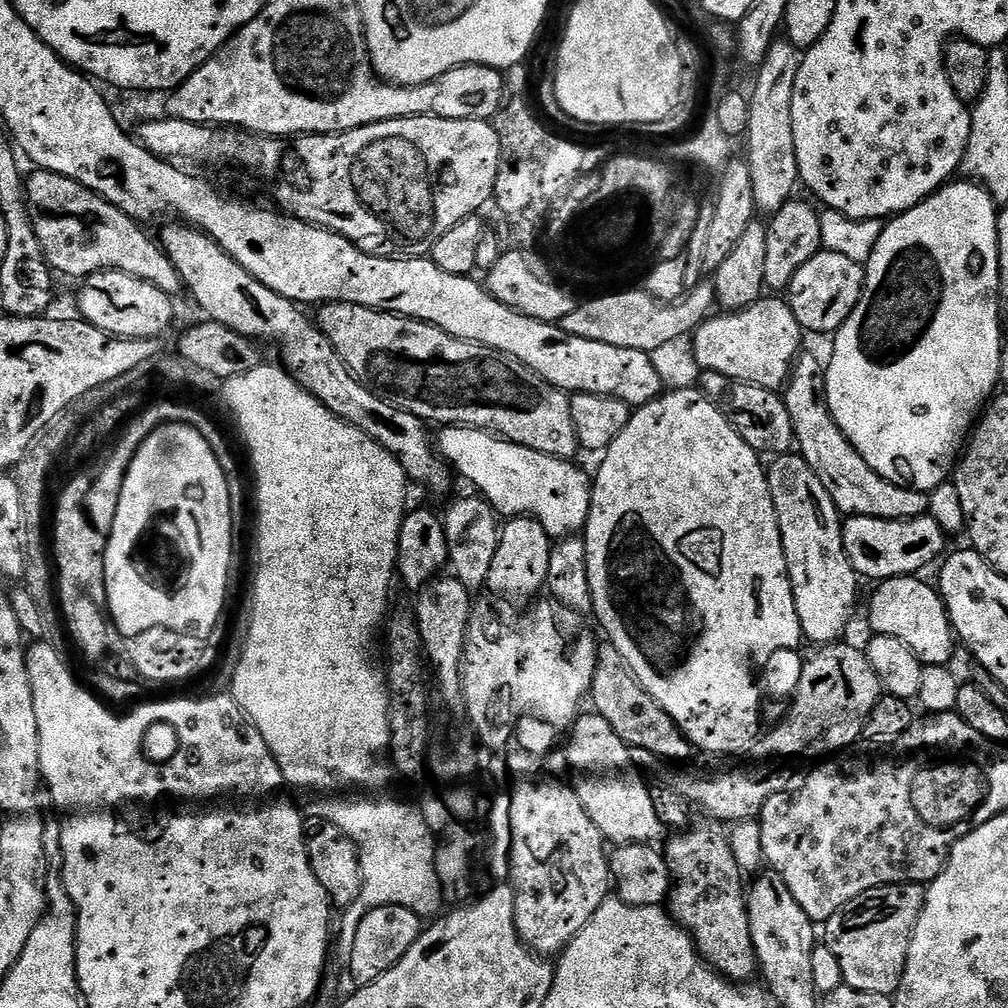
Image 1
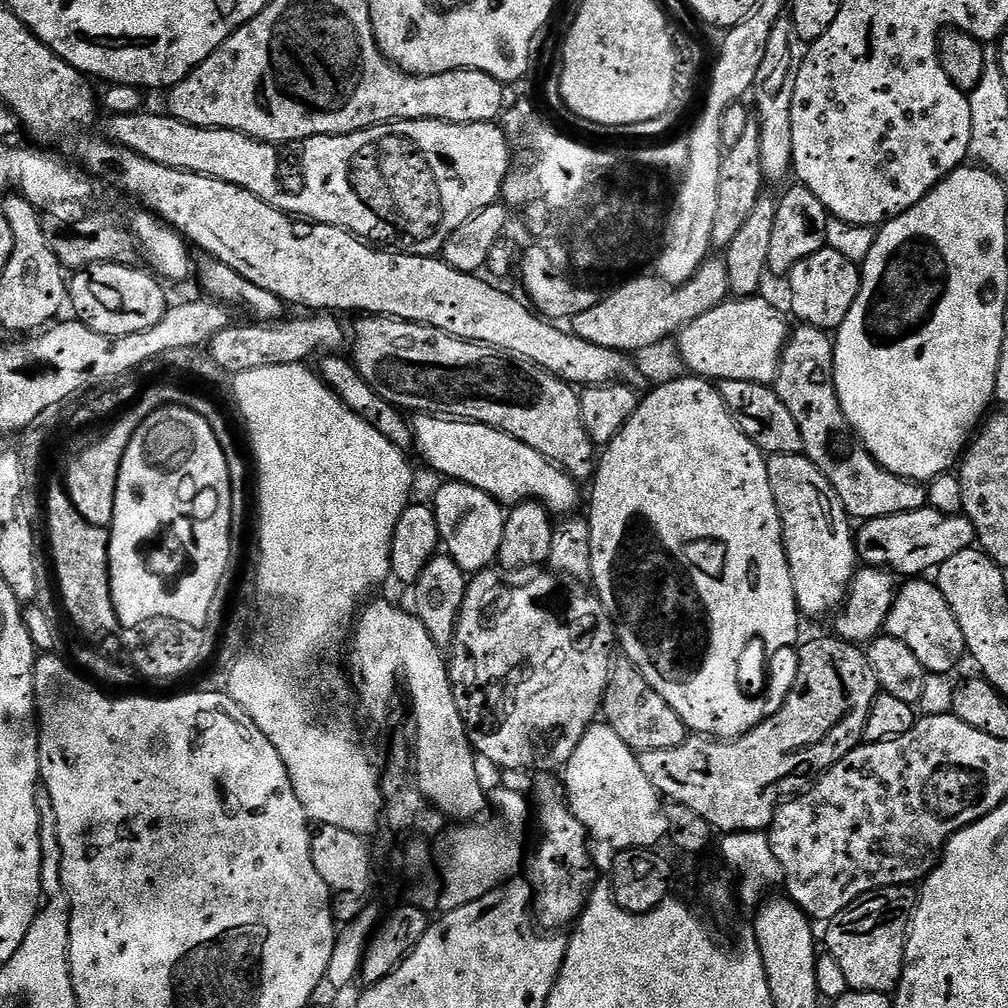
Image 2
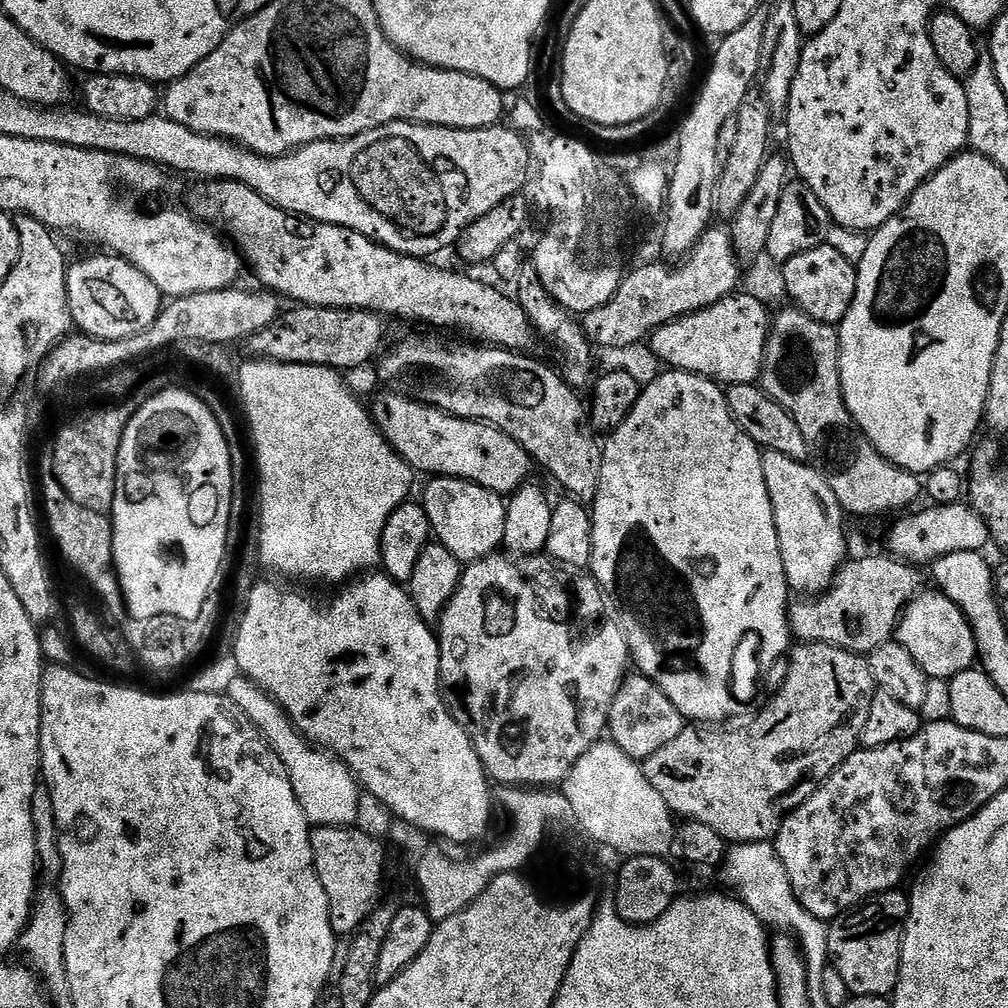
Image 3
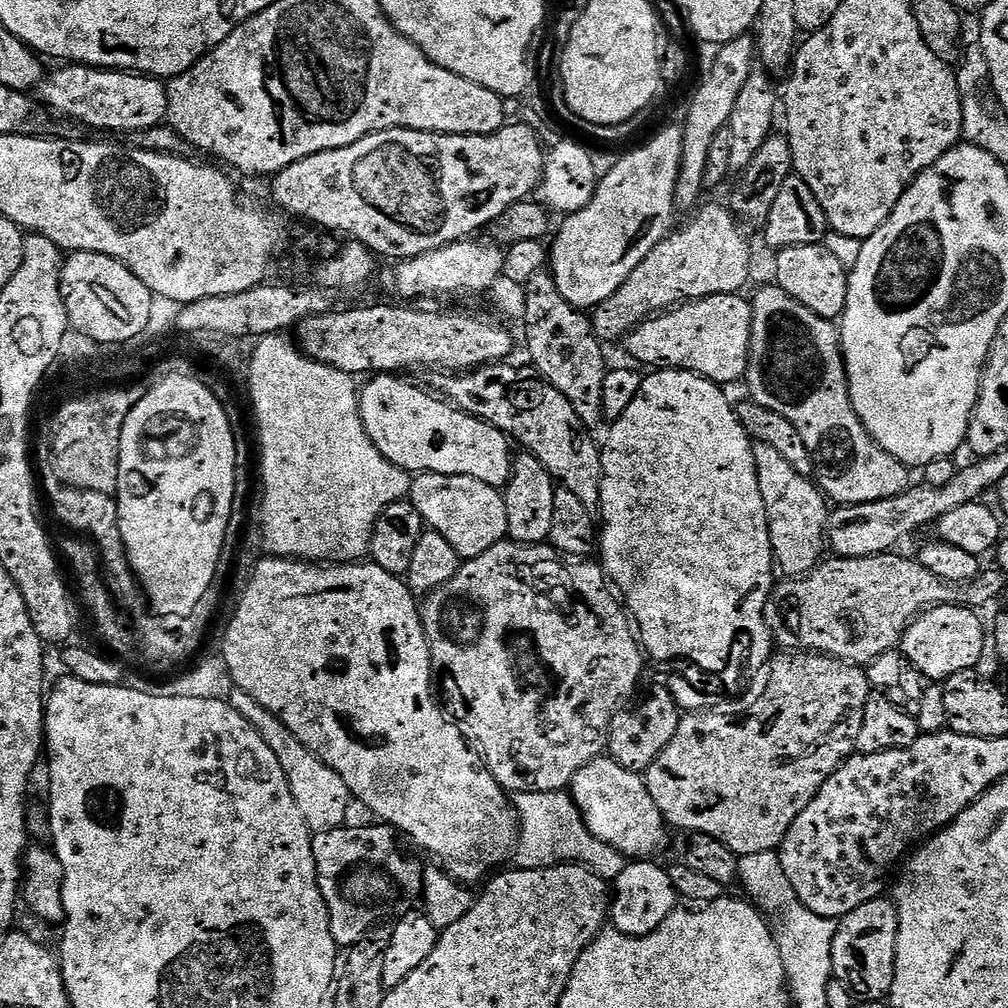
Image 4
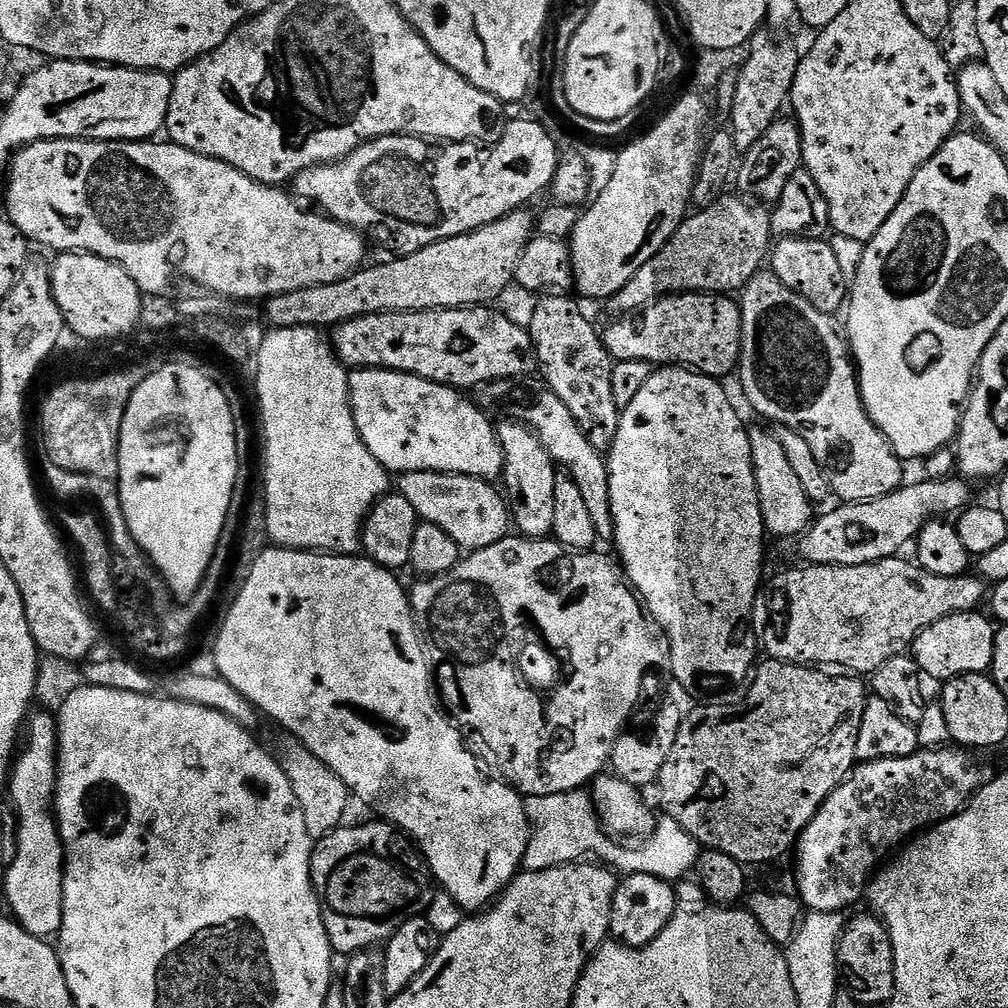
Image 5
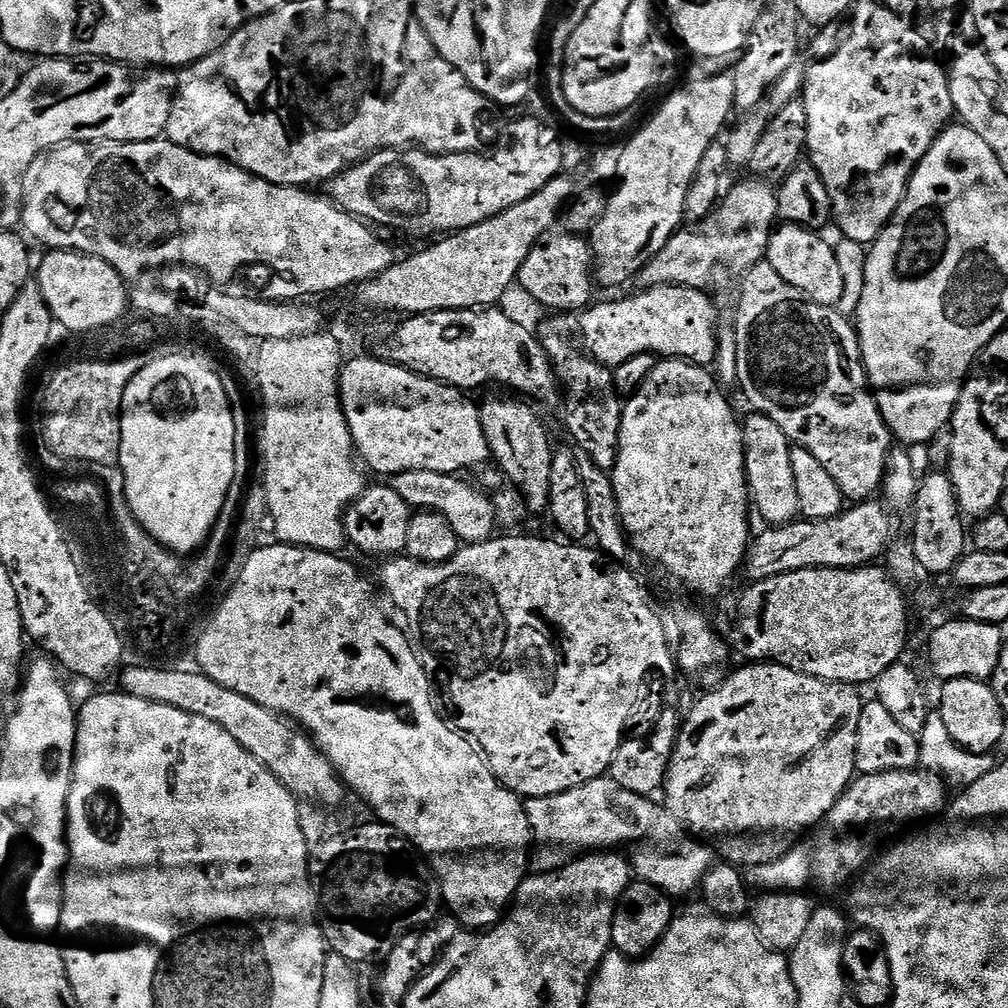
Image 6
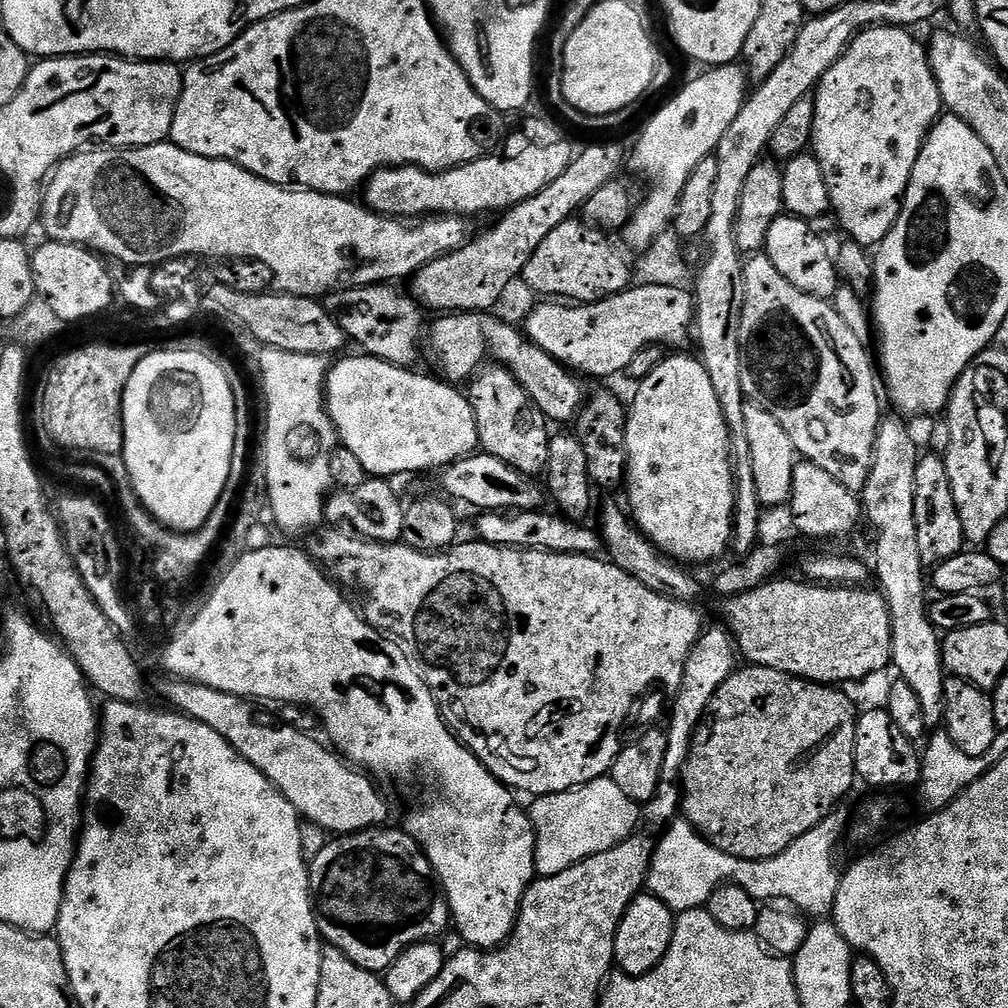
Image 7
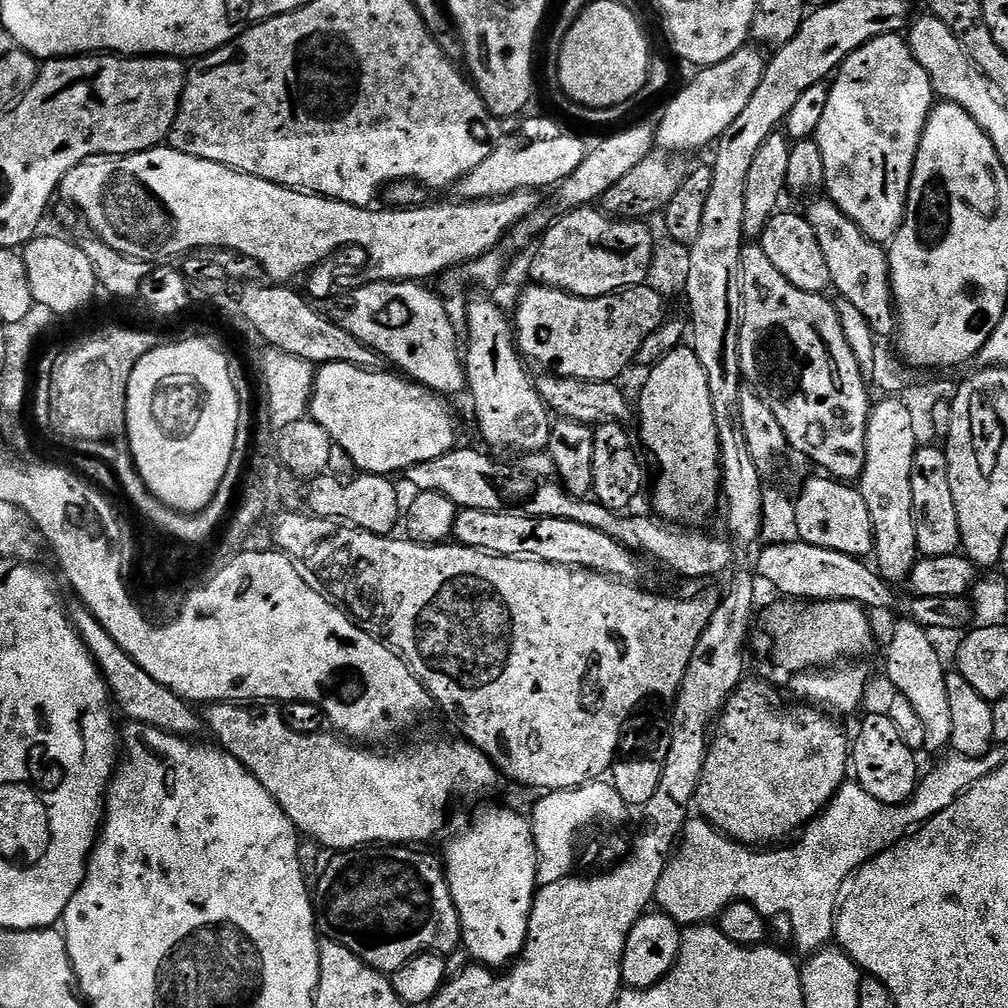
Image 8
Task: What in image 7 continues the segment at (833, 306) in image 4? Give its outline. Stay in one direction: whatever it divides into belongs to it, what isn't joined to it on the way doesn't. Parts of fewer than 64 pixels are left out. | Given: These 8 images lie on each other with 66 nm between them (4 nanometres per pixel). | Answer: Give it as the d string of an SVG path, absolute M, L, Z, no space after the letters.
M782 214L770 226L763 251L774 270L778 270L790 286L819 300L831 301L841 286L842 277L836 268L833 249L828 249L827 242L812 228L815 227L809 221Z

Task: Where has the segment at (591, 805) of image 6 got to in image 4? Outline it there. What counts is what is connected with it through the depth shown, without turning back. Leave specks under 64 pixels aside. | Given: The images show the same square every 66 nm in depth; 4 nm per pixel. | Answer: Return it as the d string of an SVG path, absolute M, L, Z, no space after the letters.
M530 791L513 795L518 816L518 835L513 849L513 865L520 869L551 868L562 863L582 863L609 882L622 874L627 857L593 836L583 820L581 810L567 791Z

